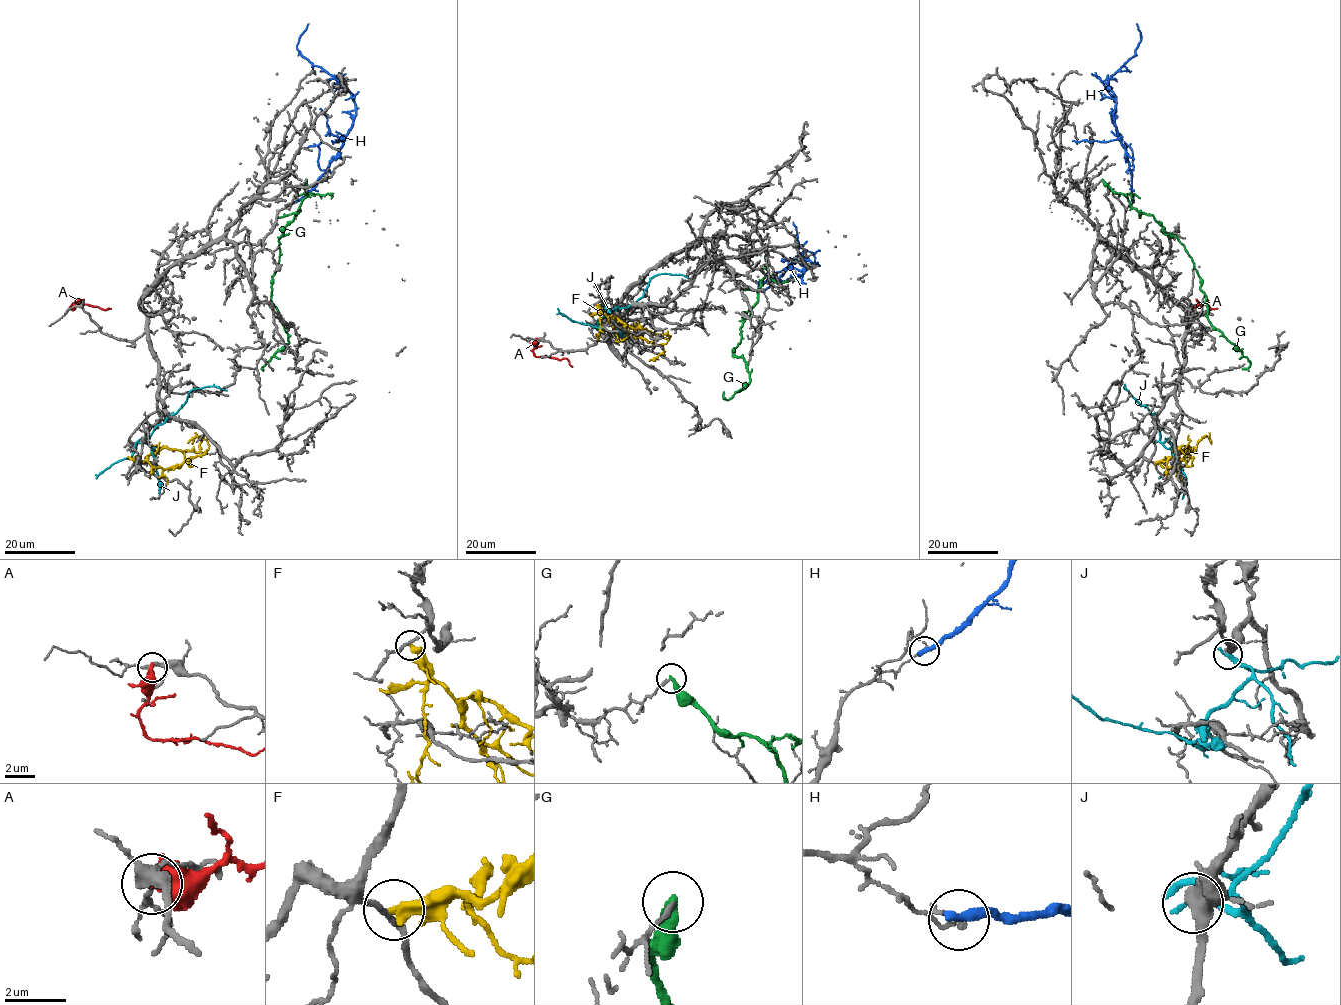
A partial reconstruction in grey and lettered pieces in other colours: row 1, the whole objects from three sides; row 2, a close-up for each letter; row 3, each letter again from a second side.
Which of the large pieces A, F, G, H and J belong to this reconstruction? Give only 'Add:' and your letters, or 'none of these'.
Add: none of these

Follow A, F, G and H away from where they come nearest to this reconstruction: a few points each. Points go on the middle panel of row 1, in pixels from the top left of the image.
A: (536, 339), (533, 352), (535, 356), (565, 358), (572, 367)
F: (596, 304), (609, 322), (625, 335), (642, 337), (661, 344), (661, 353), (649, 360)
G: (768, 252), (768, 274), (758, 300), (744, 315), (733, 355), (743, 359), (750, 380), (728, 399), (724, 391)
H: (758, 282), (785, 281), (817, 263), (797, 257), (758, 285), (761, 291), (770, 286)

